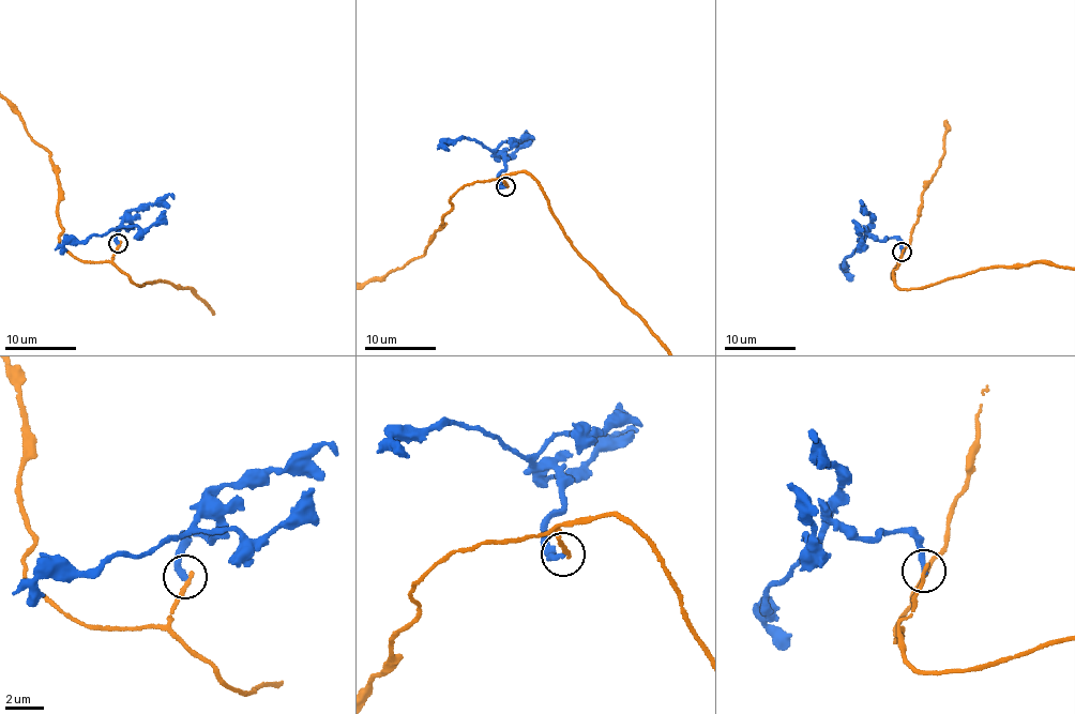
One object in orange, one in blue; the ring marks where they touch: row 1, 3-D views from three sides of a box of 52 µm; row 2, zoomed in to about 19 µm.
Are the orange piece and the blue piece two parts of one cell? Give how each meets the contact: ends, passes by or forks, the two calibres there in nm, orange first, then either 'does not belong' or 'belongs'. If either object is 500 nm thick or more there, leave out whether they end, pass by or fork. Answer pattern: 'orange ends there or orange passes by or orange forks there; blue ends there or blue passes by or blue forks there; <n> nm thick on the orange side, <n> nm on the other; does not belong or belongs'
orange ends there; blue ends there; 240 nm thick on the orange side, 320 nm on the other; does not belong

